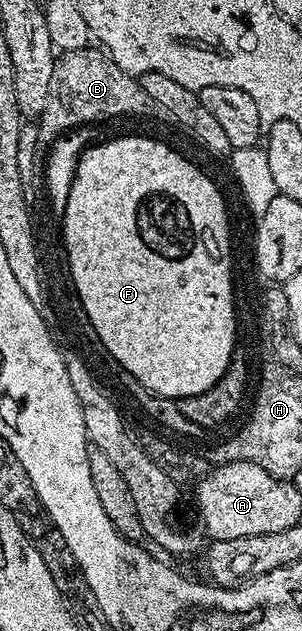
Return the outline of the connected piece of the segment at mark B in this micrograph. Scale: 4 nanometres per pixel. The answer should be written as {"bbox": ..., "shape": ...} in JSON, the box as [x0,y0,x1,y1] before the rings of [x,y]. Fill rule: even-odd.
{"bbox":[38,50,149,146],"shape":[[[100,50],[97,56],[86,55],[66,51],[57,55],[54,74],[50,78],[50,94],[38,118],[41,145],[49,146],[83,124],[119,116],[143,117],[149,111],[148,95],[137,77],[123,72],[107,51]]]}

